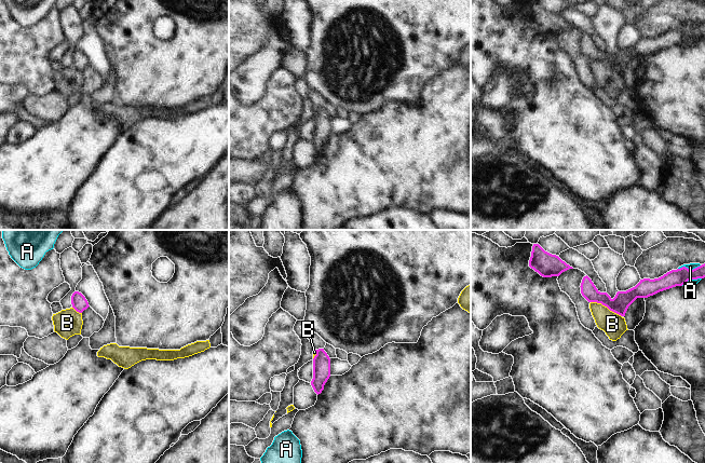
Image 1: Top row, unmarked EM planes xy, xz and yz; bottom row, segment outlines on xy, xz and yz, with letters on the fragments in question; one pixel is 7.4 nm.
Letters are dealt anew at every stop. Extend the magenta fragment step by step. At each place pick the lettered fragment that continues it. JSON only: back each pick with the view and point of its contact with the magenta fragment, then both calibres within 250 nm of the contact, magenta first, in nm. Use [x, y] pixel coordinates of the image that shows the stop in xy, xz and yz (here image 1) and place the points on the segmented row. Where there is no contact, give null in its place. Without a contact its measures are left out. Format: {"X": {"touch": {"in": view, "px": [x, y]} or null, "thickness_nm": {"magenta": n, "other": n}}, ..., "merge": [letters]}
{"merge": []}

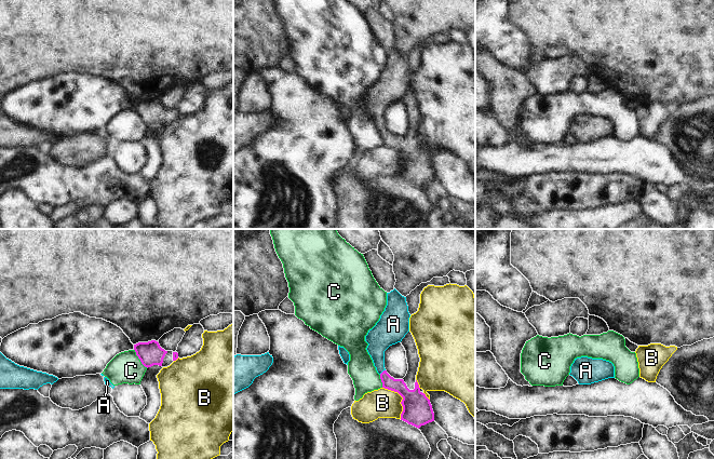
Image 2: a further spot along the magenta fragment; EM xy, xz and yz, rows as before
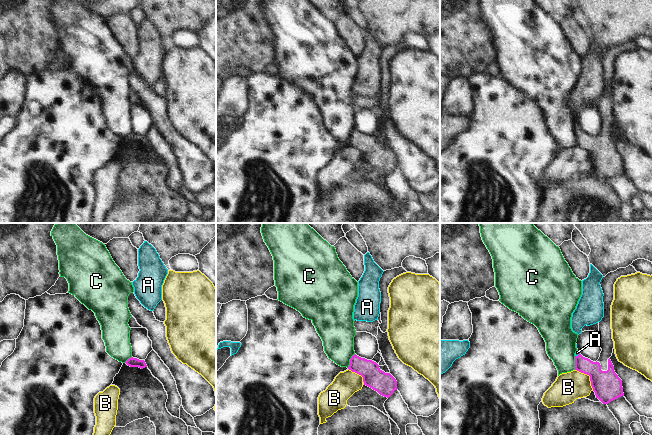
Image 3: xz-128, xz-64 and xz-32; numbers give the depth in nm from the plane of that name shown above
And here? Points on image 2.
{"A": {"touch": {"in": "xz", "px": [382, 372]}, "thickness_nm": {"magenta": 100, "other": 190}}, "merge": ["A"]}

